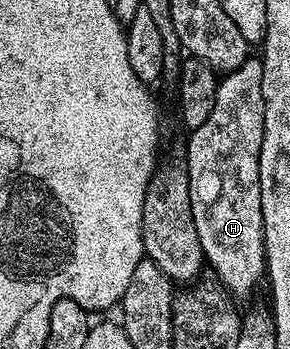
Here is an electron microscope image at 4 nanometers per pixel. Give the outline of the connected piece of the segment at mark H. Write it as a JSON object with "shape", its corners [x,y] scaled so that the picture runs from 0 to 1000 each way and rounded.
{"shape":[[[866,160],[852,166],[828,195],[769,209],[762,215],[752,249],[745,252],[745,287],[731,321],[717,321],[717,344],[690,355],[690,367],[652,375],[655,410],[641,418],[641,456],[634,473],[641,496],[655,507],[655,582],[662,585],[662,619],[676,642],[676,676],[697,713],[697,736],[707,759],[738,771],[734,794],[772,822],[797,857],[848,854],[890,819],[890,805],[907,805],[917,785],[917,702],[910,699],[910,665],[903,662],[903,599],[897,596],[897,424],[910,401],[910,298],[903,284],[903,172],[900,163]]]}

